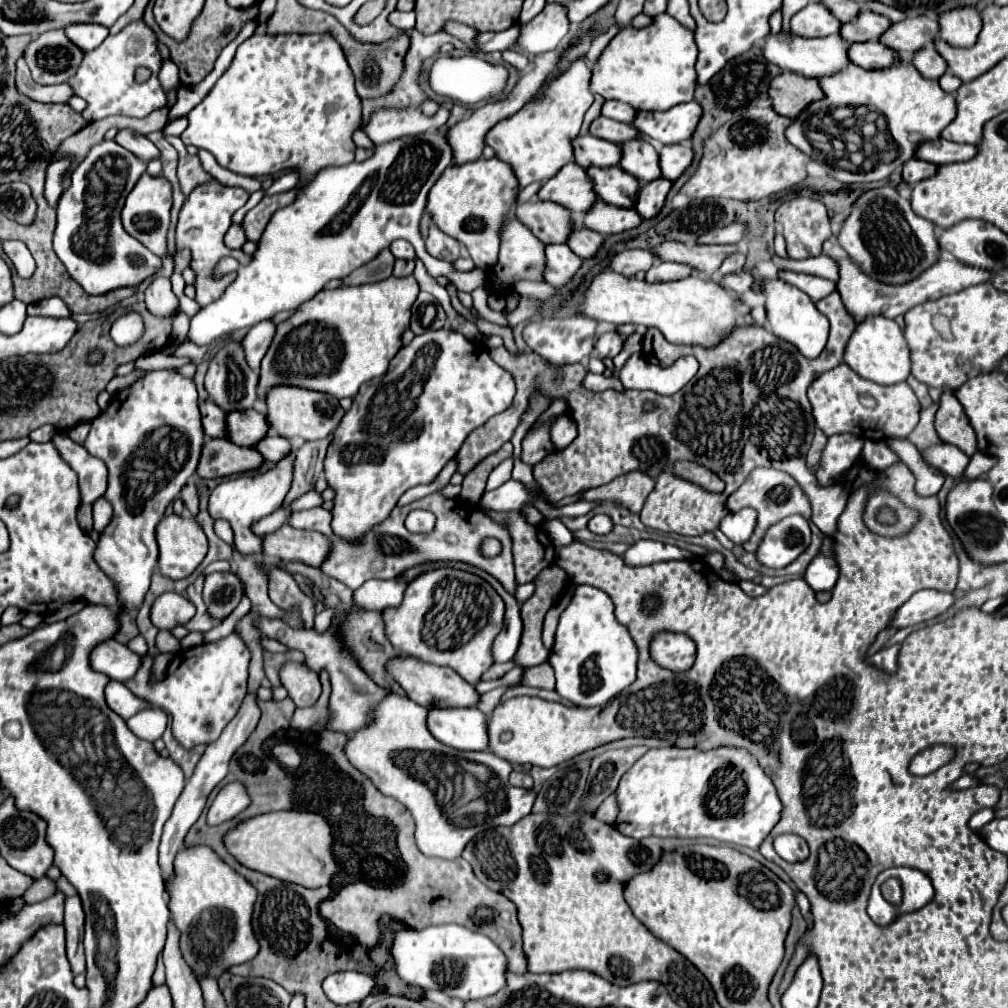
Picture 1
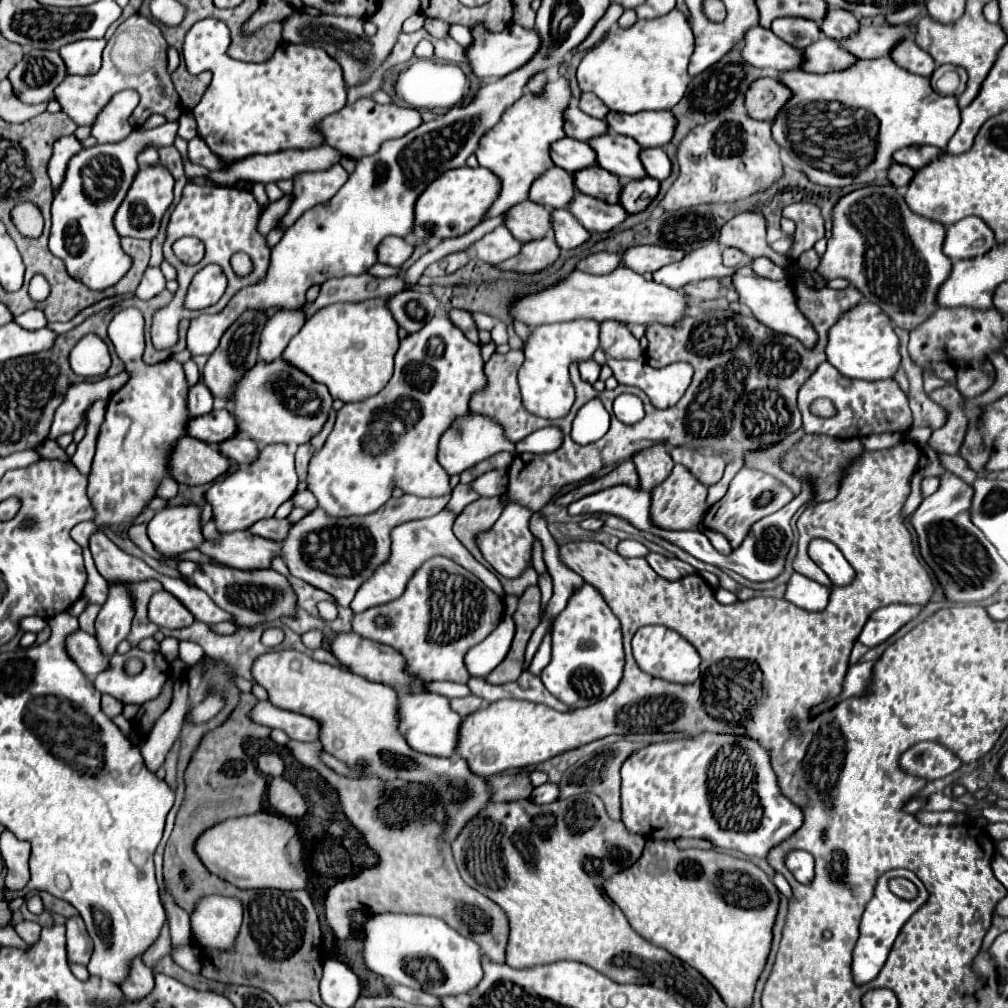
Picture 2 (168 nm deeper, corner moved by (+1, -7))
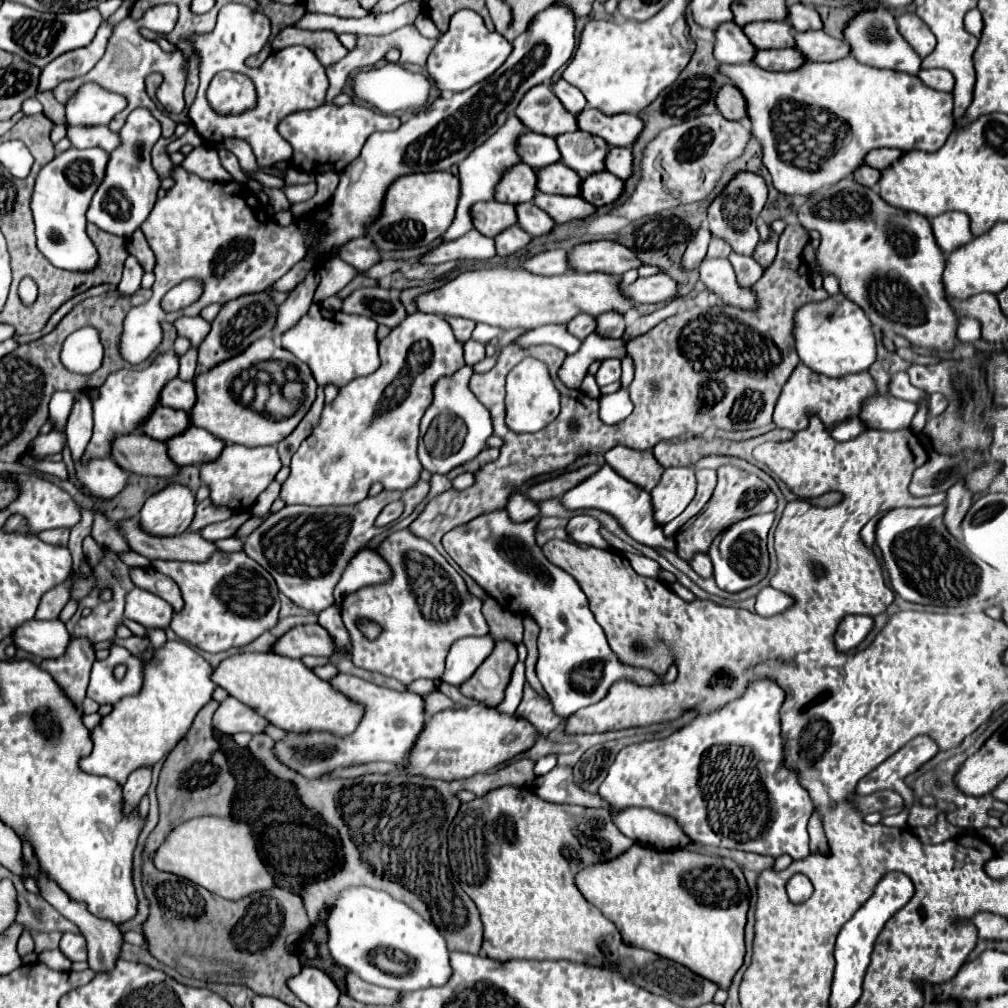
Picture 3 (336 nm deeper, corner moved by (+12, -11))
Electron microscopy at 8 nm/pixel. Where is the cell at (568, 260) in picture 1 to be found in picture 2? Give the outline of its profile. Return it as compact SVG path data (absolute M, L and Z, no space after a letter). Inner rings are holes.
M548 234L548 236L540 238L540 240L524 242L520 252L514 258L502 262L498 268L534 274L534 272L544 270L546 266L550 266L558 258L558 254L560 254L560 248L554 242L554 236Z

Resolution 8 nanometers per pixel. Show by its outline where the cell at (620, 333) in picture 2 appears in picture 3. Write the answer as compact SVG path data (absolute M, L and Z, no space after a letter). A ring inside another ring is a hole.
M607 312L605 316L597 318L595 332L601 338L621 338L625 332L625 320L623 316L617 316L617 312Z

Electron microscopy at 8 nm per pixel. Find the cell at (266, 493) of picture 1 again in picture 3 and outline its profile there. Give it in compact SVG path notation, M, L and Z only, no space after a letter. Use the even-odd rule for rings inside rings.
M225 446L225 452L219 460L201 466L201 480L209 488L209 498L217 508L247 508L257 496L275 480L275 474L281 470L281 458L275 446L245 448L245 446Z

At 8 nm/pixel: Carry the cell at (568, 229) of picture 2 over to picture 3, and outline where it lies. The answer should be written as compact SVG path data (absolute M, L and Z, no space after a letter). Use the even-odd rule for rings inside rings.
M533 202L519 204L515 208L517 208L517 218L519 218L521 228L525 228L525 232L529 232L533 238L547 236L555 230L555 220Z

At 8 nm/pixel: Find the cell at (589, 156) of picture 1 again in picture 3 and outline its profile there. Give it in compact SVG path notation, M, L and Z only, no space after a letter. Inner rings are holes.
M525 132L517 142L517 152L525 164L531 168L545 168L561 162L561 152L555 138L541 136L535 132Z

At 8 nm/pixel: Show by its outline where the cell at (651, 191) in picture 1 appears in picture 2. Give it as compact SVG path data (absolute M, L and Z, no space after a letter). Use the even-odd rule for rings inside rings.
M648 176L644 180L632 180L622 186L618 204L626 208L628 214L642 212L650 204L650 200L658 194L658 188L660 188L660 182Z

